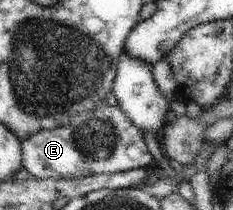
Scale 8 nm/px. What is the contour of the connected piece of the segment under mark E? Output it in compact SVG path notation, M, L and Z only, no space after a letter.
M102 101L97 109L75 115L70 123L53 130L40 130L22 142L22 168L38 179L71 180L94 174L115 174L151 165L152 156L141 132L119 106L109 107Z

